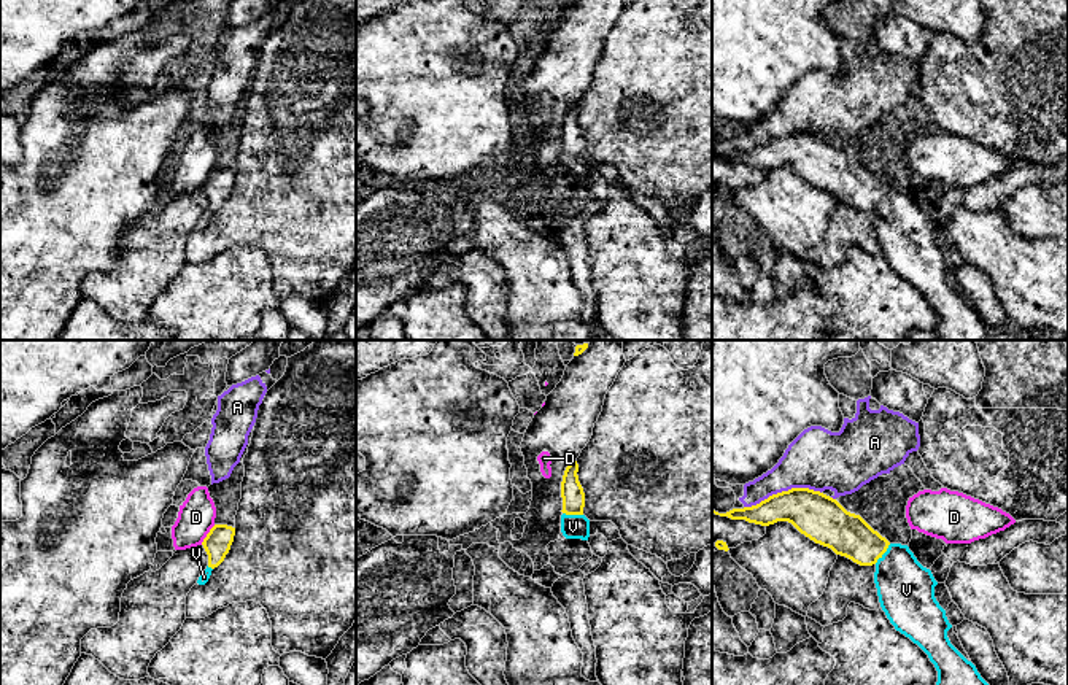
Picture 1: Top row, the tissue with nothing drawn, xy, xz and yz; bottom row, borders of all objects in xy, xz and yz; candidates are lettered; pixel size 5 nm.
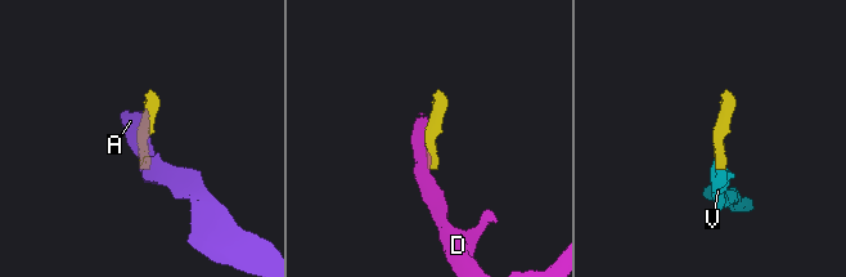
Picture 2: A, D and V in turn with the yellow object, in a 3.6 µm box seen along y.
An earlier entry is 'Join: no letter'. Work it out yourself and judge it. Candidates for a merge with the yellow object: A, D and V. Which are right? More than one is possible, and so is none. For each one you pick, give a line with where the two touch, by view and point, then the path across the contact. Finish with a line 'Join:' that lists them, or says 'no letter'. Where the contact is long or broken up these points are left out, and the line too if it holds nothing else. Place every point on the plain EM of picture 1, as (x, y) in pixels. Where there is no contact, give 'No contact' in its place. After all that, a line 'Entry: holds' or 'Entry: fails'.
V: Touches yellow at yz (884, 196). Path across: yz (847, 178), (866, 191), (884, 196), (895, 208), (906, 234)
Join: V
Entry: fails

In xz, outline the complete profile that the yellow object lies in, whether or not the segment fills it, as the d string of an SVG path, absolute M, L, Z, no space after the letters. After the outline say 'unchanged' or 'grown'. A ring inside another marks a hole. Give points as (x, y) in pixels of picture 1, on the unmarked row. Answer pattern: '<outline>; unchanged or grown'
M571 106L563 119L561 141L563 141L563 159L561 159L561 176L566 183L590 181L590 164L583 159L585 137L578 126L578 108Z; grown

